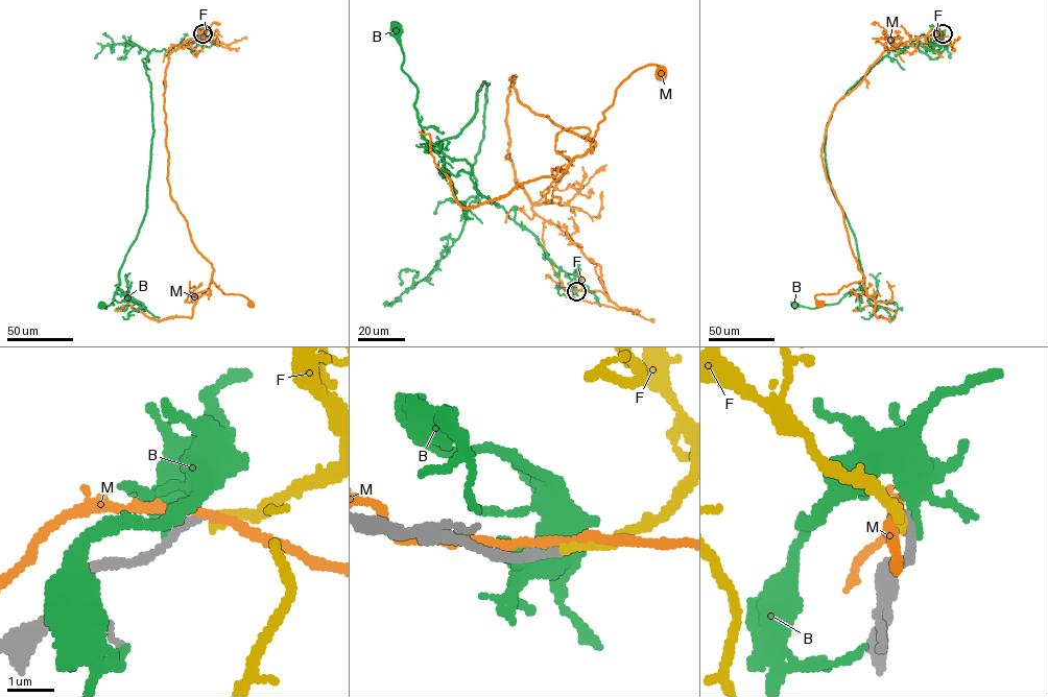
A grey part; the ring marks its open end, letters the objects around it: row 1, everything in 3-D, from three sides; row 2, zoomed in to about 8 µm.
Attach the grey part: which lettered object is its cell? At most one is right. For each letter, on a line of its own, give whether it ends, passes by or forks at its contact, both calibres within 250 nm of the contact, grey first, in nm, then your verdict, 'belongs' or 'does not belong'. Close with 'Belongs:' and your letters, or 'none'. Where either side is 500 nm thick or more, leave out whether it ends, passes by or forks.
B: it passes by; 240 nm thick on the grey side, 160 nm on the other; does not belong
F: it ends there; 180 nm thick on the grey side, 240 nm on the other; does not belong
M: it passes by; 190 nm thick on the grey side, 180 nm on the other; does not belong
Belongs: none

